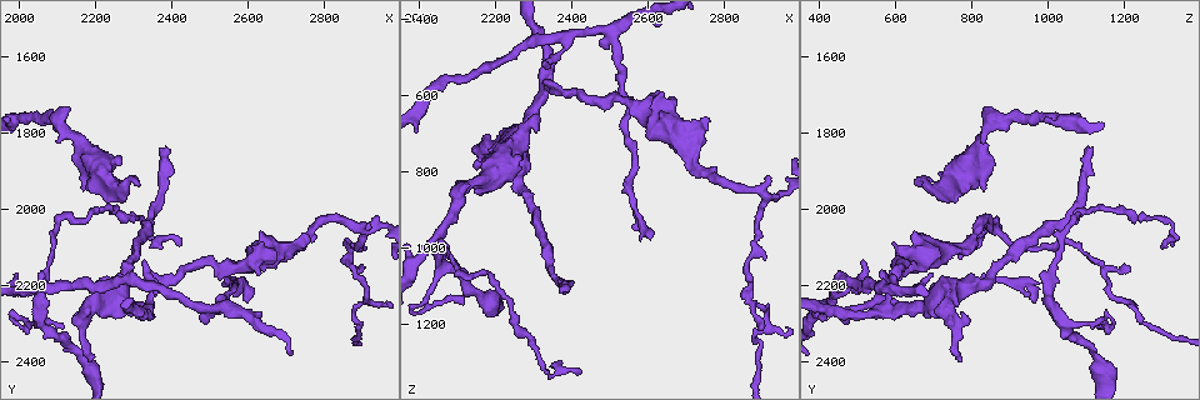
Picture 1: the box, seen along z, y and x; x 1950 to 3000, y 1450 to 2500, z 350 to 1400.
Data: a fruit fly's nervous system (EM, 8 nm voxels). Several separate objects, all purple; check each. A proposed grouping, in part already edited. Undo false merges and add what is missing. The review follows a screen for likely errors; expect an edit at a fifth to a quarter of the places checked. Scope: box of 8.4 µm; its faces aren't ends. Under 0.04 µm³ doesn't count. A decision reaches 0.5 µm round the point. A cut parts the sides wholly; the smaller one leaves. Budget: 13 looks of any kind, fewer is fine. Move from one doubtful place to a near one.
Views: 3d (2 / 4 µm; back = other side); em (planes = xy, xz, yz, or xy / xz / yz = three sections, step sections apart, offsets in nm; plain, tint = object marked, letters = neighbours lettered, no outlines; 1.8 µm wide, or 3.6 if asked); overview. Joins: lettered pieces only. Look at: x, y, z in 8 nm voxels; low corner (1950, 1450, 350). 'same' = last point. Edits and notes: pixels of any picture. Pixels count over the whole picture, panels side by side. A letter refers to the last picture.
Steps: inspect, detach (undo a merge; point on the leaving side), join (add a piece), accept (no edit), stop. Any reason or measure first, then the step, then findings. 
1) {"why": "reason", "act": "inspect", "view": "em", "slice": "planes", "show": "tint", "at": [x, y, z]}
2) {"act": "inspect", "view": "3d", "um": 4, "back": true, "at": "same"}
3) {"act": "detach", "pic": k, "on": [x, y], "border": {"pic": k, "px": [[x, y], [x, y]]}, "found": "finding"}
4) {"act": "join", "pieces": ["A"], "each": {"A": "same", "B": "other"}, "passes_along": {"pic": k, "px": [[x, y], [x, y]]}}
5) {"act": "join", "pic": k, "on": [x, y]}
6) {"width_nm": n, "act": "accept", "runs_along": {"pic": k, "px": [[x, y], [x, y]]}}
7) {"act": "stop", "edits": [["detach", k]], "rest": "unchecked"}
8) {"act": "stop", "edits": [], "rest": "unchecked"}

{"why": "sharp bend", "act": "inspect", "view": "3d", "um": 4, "at": [2330, 2270, 585]}

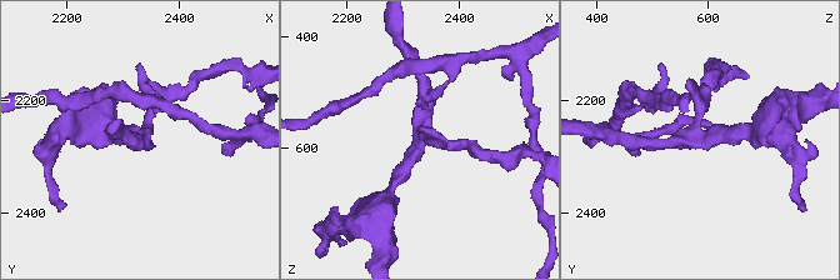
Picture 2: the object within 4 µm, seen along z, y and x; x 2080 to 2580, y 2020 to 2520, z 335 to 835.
{"why": "need the tissue", "act": "inspect", "view": "em", "slice": "planes", "show": "letters", "at": [2335, 2265, 585]}

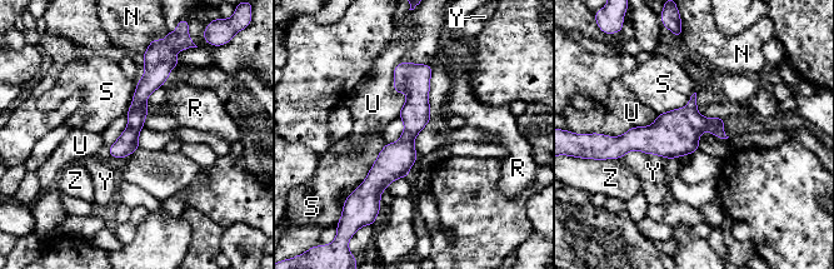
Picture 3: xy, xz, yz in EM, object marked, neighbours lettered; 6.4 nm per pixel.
{"act": "accept", "each": {"N": "other", "R": "other", "S": "other", "U": "other", "Y": "other", "Z": "other"}, "found": "one cell here"}

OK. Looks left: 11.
{"why": "free end", "act": "inspect", "view": "em", "slice": "yz", "step": 8, "show": "letters", "at": [2310, 1940, 675]}

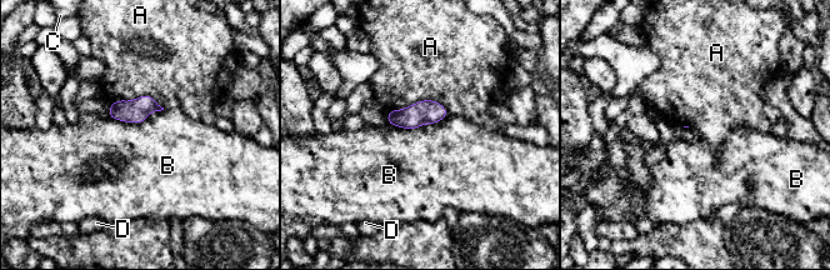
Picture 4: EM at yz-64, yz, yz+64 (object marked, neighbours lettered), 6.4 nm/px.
{"act": "accept", "each": {"A": "other", "B": "other", "C": "other", "D": "other"}, "border": {"pic": 4, "px": [[164, 109], [138, 123], [108, 115]]}, "found": "no lettered piece goes on from it"}

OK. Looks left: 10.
{"why": "thick turns thin", "act": "inspect", "view": "em", "um": 3.6, "slice": "planes", "show": "plain", "at": [2155, 1825, 830]}

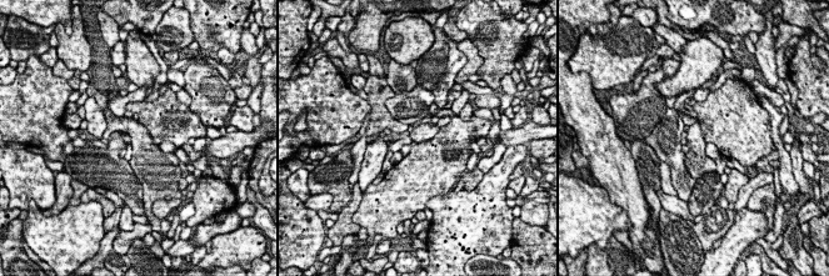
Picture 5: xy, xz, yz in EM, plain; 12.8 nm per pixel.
{"why": "what lies round it", "act": "inspect", "view": "em", "um": 3.6, "slice": "planes", "show": "letters", "at": "same"}

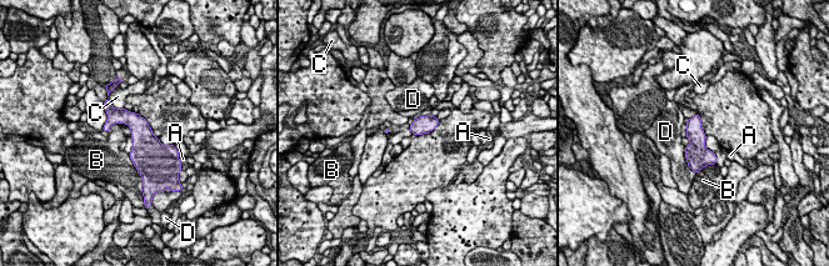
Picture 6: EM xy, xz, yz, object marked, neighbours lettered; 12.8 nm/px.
{"width_nm": 220, "longest_contact_nm": ["D", 380], "act": "accept", "each": {"A": "other", "B": "other", "C": "other", "D": "other"}, "found": "one cell here"}

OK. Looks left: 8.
{"why": "three-way junction", "act": "inspect", "view": "3d", "um": 2, "at": [2910, 2055, 865]}

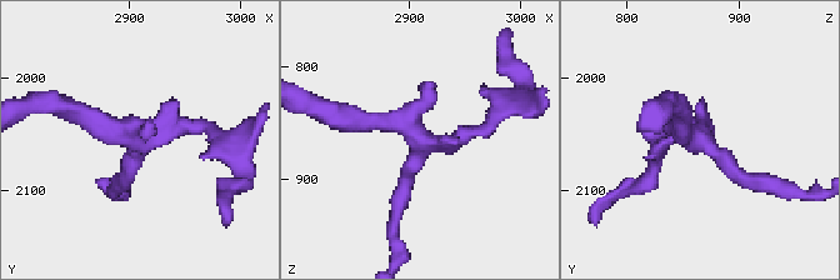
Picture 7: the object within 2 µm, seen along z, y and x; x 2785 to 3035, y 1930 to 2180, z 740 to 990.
{"arms": 3, "act": "inspect", "view": "em", "slice": "planes", "show": "letters", "at": [2906, 2058, 868]}

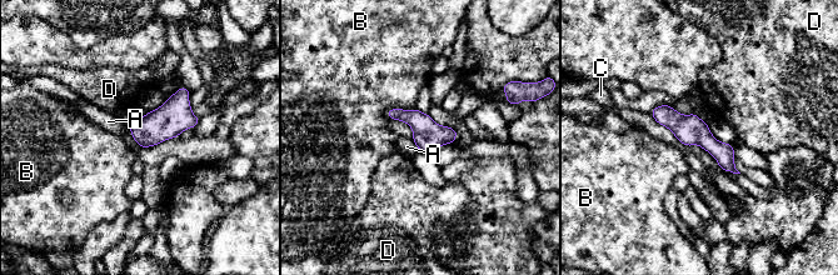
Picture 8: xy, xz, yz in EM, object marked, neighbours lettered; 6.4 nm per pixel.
{"width_nm": 190, "act": "accept", "each": {"A": "other", "B": "other", "C": "other", "D": "other"}, "border": {"pic": 8, "px": [[412, 139], [418, 149]]}, "found": "one cell here"}

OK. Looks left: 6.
{"why": "branch stops here", "act": "inspect", "view": "em", "slice": "planes", "show": "plain", "at": [2605, 2240, 960]}

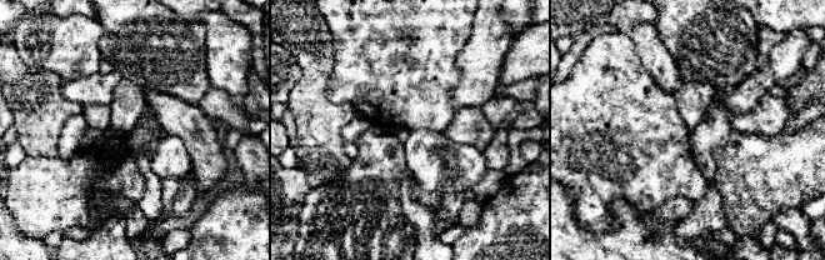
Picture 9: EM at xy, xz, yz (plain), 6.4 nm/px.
{"act": "inspect", "view": "em", "slice": "planes", "show": "tint", "at": "same"}

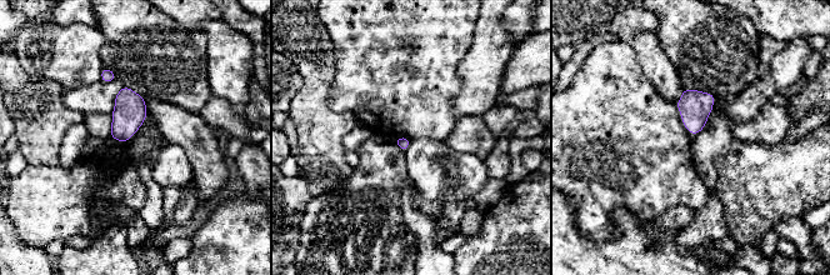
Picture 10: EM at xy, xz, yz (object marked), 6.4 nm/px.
{"act": "inspect", "view": "em", "slice": "planes", "show": "letters", "at": "same"}

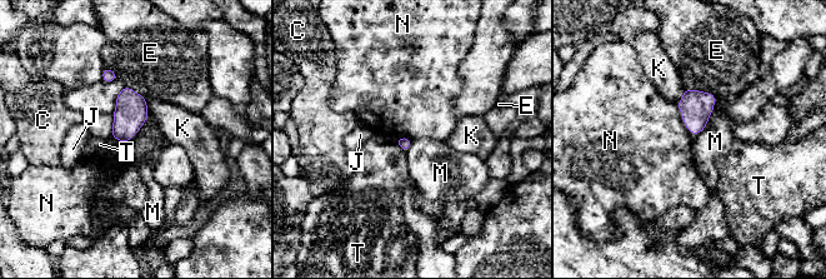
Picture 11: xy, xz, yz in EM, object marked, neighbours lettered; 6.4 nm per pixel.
{"longest_contact_nm": ["N", 240], "act": "accept", "each": {"C": "other", "E": "other", "J": "other", "K": "other", "M": "other", "N": "other", "T": "other"}, "border": {"pic": 11, "px": [[676, 104], [684, 125], [692, 135]]}, "found": "none of them fits"}

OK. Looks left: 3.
{"act": "stop", "edits": [], "rest": "unchecked"}

